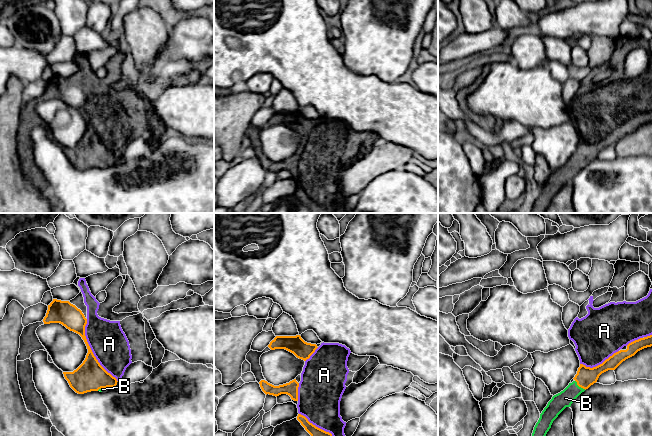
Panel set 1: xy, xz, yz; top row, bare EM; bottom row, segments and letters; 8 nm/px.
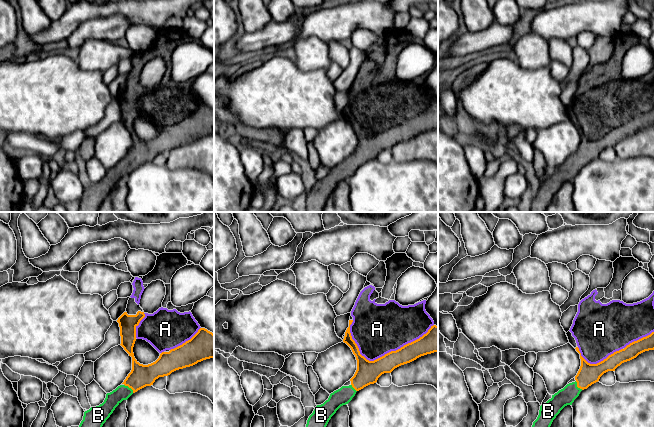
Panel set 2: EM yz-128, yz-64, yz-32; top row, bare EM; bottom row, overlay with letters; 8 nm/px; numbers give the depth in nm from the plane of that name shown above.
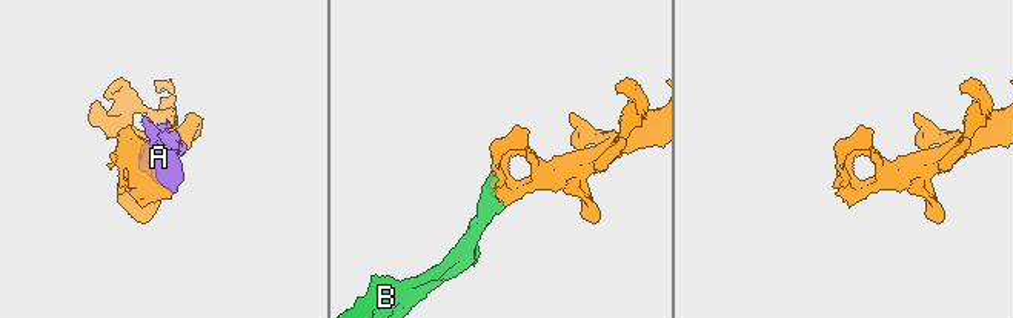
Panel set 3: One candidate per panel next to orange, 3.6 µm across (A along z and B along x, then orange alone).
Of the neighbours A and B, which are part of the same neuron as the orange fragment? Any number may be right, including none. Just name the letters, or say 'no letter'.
A, B

